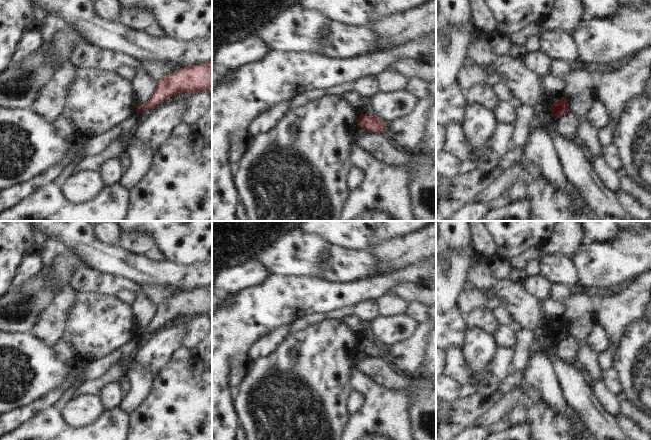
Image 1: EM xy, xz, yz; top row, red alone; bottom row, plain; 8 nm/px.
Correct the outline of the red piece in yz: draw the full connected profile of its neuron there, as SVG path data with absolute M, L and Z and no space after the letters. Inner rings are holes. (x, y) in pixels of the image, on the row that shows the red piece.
M564 97L553 103L550 106L550 110L556 119L561 118L570 111L568 103Z

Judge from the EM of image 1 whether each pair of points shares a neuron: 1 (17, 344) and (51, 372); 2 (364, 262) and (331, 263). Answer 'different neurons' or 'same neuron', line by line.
1: same neuron
2: same neuron

